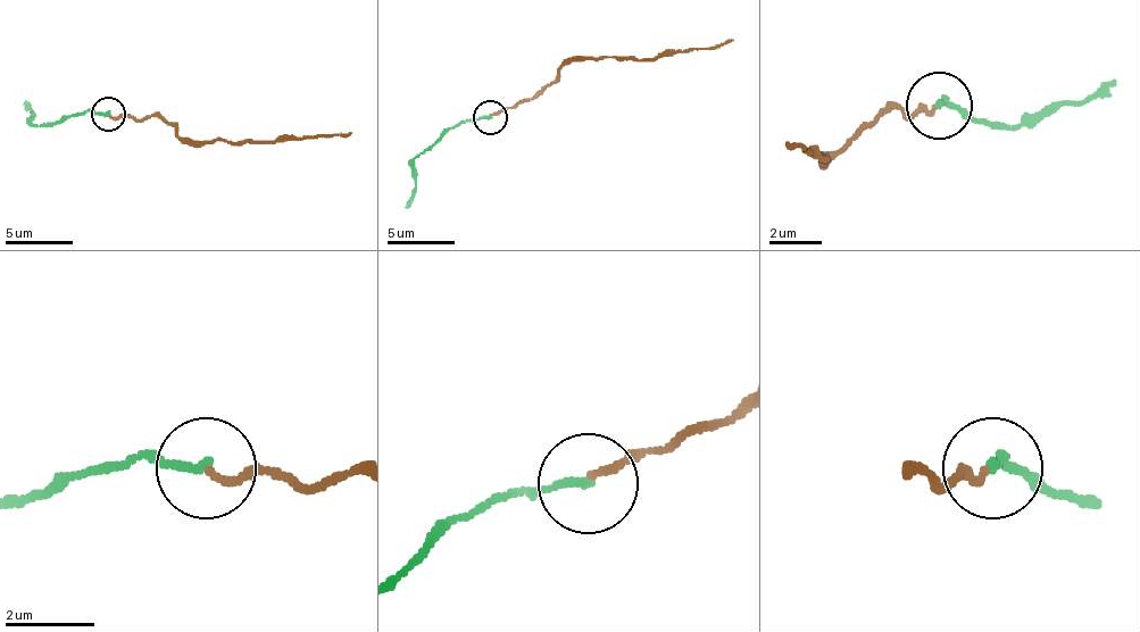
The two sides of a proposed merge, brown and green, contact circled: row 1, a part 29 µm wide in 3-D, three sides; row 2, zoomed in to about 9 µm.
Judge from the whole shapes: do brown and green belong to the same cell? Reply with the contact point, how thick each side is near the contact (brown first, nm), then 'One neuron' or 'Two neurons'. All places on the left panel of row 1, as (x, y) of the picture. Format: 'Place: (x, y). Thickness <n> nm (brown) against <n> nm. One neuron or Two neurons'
Place: (108, 114). Thickness 160 nm (brown) against 200 nm. One neuron

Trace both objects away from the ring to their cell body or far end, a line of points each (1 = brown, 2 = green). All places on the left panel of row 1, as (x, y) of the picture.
1: (107, 114), (138, 121), (164, 117), (188, 140), (272, 143), (282, 136), (350, 133)
2: (107, 114), (76, 114), (33, 124), (26, 100)

